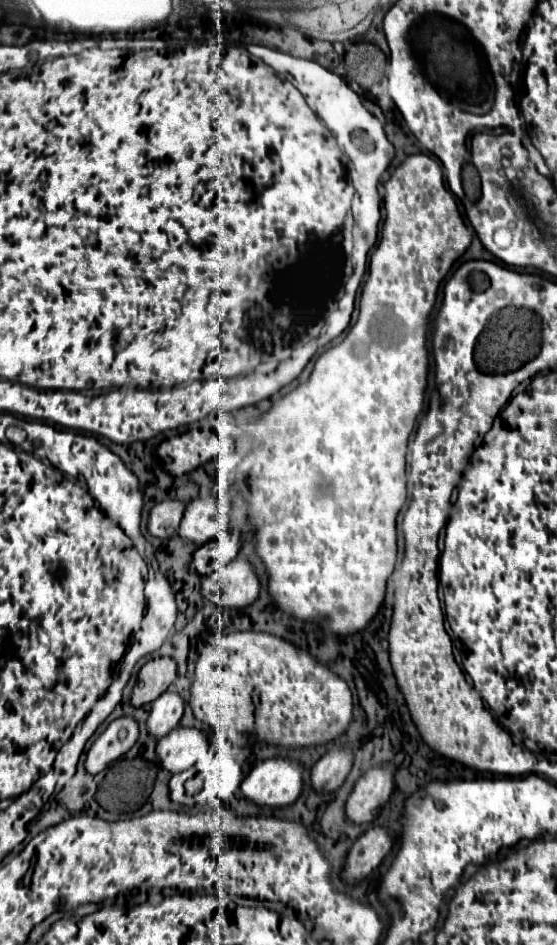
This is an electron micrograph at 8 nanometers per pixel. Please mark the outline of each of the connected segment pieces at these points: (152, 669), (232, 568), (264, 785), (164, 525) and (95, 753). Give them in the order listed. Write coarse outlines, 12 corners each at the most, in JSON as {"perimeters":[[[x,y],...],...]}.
{"perimeters":[[[155,658],[139,672],[129,704],[151,704],[175,682],[173,658]],[[237,558],[205,576],[201,594],[219,608],[257,600],[253,566]],[[257,764],[241,792],[257,806],[283,808],[303,788],[303,766]],[[163,500],[149,512],[147,532],[169,540],[183,518],[183,502]],[[131,716],[113,720],[93,742],[85,770],[99,774],[139,736]]]}

